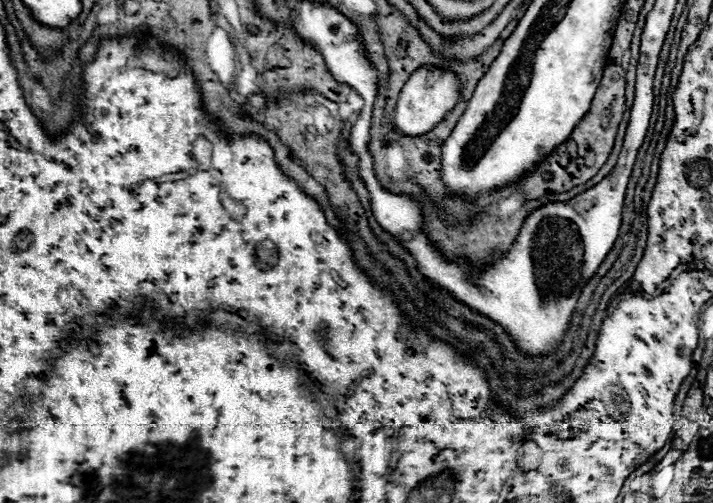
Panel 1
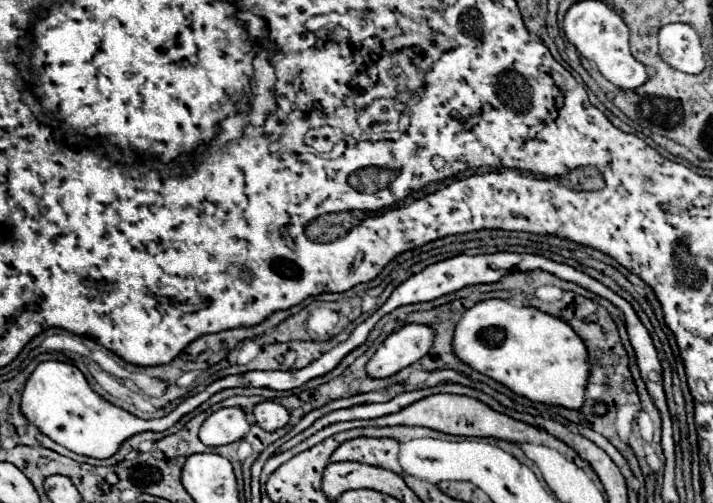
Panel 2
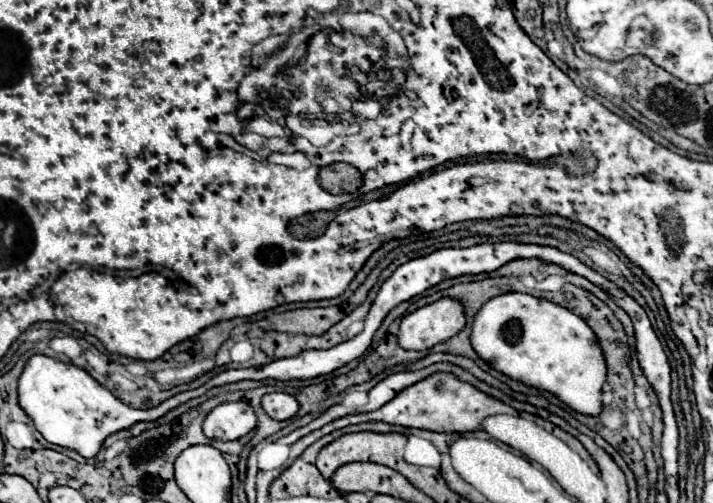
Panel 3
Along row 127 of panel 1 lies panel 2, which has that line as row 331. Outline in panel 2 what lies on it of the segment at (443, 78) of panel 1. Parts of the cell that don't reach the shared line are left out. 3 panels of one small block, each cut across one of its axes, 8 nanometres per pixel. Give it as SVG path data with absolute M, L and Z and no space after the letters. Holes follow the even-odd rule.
M404 324L400 330L392 332L376 350L368 362L368 374L376 378L388 378L400 372L400 368L414 364L428 354L434 336L434 330L426 324Z

